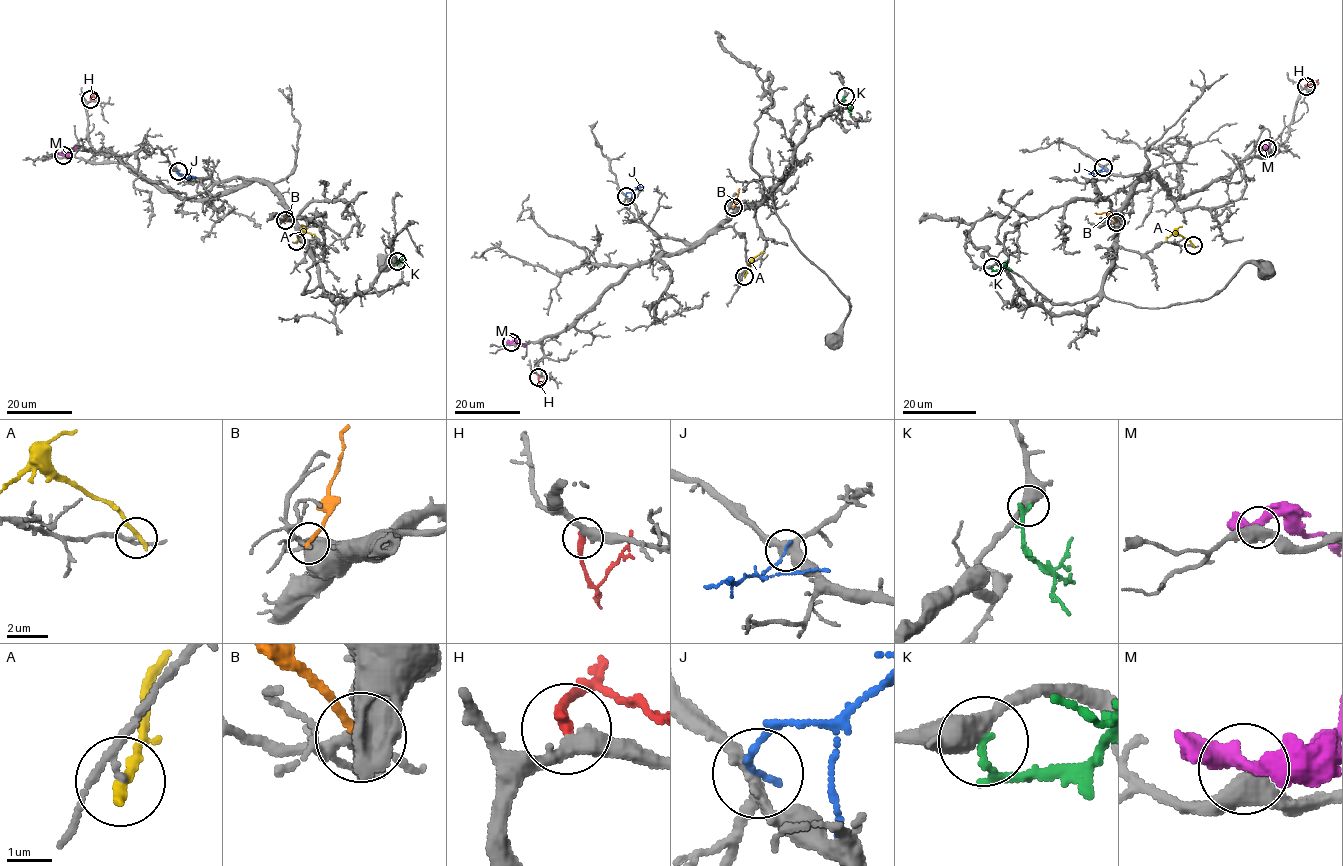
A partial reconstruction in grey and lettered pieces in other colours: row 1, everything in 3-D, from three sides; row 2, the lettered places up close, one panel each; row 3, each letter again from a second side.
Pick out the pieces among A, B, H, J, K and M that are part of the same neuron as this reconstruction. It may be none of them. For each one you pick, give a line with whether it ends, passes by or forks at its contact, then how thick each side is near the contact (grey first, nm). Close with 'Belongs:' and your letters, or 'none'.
H: it ends there; 360 nm thick on the grey side, 320 nm on the other
Belongs: H

